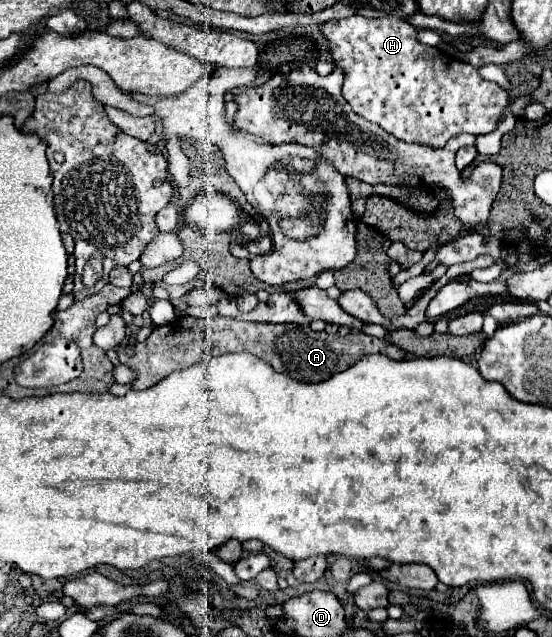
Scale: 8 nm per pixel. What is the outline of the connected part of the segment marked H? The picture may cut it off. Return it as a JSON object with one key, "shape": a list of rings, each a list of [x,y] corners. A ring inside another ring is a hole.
{"shape":[[[350,16],[350,18],[340,18],[340,20],[330,20],[326,24],[320,26],[320,32],[322,36],[328,40],[328,52],[330,52],[330,58],[334,62],[336,68],[340,68],[344,72],[344,84],[342,84],[342,96],[346,98],[346,102],[352,106],[352,110],[356,114],[360,114],[362,118],[370,120],[370,122],[376,122],[378,126],[382,126],[386,132],[390,132],[392,136],[396,136],[398,140],[404,140],[404,142],[416,142],[416,144],[424,144],[424,146],[432,146],[432,148],[442,148],[452,136],[456,134],[462,134],[462,132],[468,132],[468,134],[488,134],[496,128],[506,104],[508,104],[508,92],[502,90],[496,82],[488,82],[484,80],[480,74],[478,74],[478,68],[474,68],[472,64],[468,62],[460,62],[460,60],[448,60],[442,56],[442,52],[434,46],[426,46],[426,44],[420,44],[416,40],[416,28],[410,26],[408,22],[400,20],[400,18],[378,18],[378,20],[372,20],[372,18],[364,18],[364,16]],[[440,88],[452,88],[446,96],[440,96]]]}

